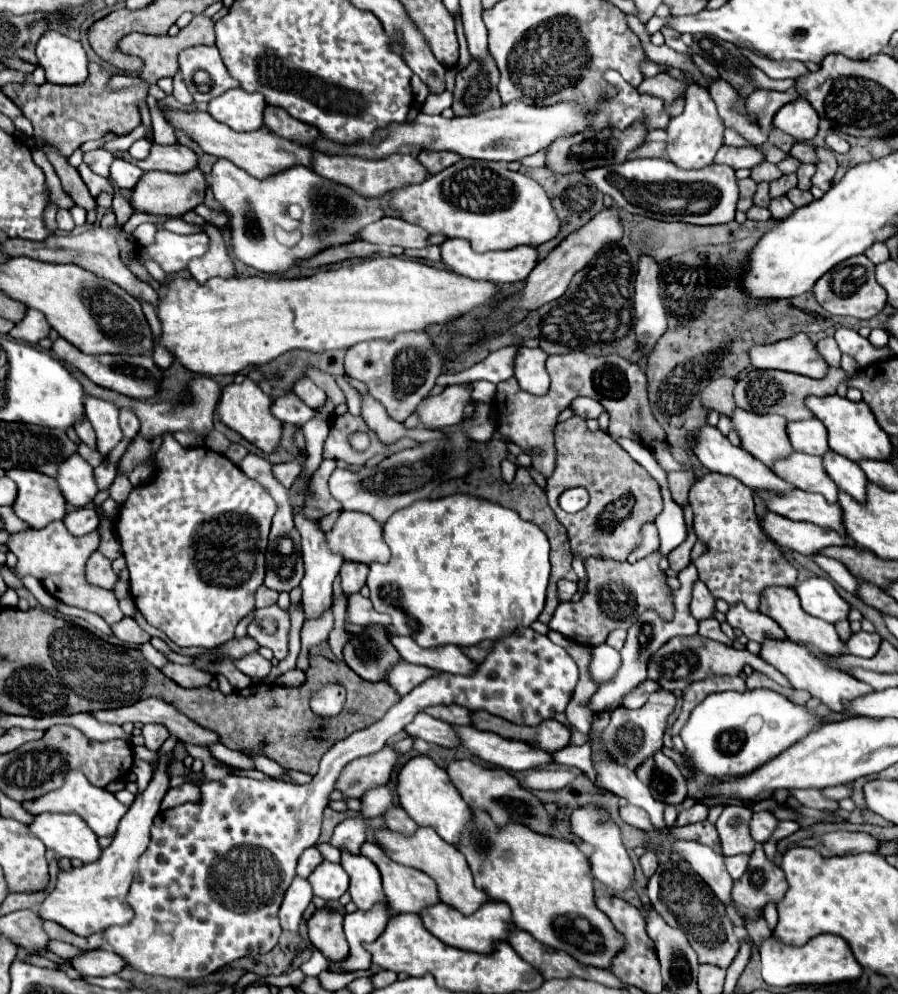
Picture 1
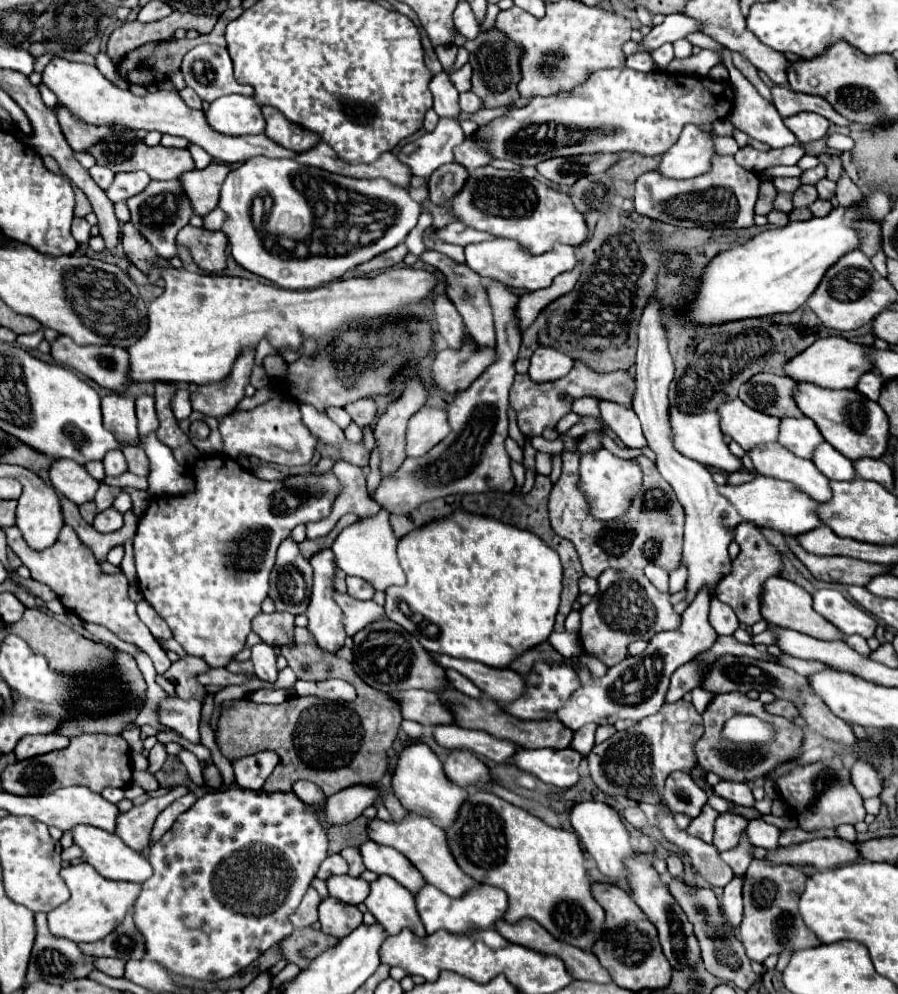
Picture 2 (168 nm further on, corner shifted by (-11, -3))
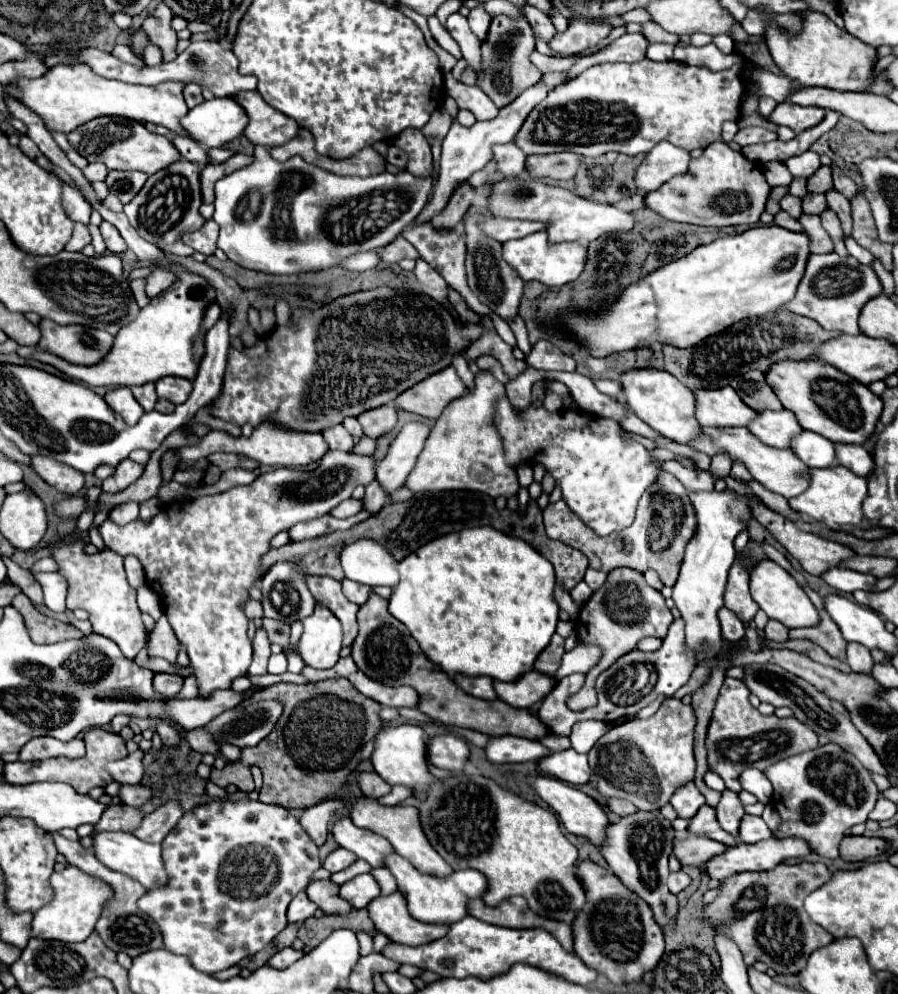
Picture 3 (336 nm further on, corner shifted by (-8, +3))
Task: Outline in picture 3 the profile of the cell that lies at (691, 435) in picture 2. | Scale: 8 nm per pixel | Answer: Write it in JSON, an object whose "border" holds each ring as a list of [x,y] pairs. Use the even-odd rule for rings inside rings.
{"border":[[[630,369],[620,375],[620,385],[628,407],[660,435],[678,443],[688,443],[688,439],[696,437],[696,431],[700,431],[700,425],[694,419],[694,393],[670,373],[658,369]]]}

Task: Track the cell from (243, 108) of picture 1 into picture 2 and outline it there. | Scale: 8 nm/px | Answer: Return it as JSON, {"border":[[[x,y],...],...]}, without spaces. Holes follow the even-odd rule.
{"border":[[[225,95],[209,105],[205,113],[209,125],[225,135],[259,135],[265,133],[261,105],[253,97]]]}

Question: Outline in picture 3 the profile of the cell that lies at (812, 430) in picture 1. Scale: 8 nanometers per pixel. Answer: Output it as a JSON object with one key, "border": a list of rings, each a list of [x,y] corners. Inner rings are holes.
{"border":[[[780,409],[780,411],[762,411],[758,413],[756,419],[748,423],[748,431],[760,439],[762,443],[776,447],[776,449],[786,449],[792,435],[800,433],[802,427],[798,427],[796,417],[792,411]]]}

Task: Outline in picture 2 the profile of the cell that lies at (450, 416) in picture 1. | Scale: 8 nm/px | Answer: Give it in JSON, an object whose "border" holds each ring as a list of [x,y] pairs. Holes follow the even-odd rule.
{"border":[[[423,407],[409,421],[407,457],[421,457],[451,433],[445,407]]]}

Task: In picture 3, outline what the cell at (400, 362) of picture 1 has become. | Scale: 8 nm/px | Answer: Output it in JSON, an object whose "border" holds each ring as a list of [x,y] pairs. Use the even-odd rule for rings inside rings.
{"border":[[[374,481],[374,483],[370,483],[366,487],[366,493],[364,493],[364,499],[362,501],[364,501],[362,509],[368,511],[370,515],[376,515],[384,507],[386,495],[384,495],[384,491],[380,491],[380,485]]]}

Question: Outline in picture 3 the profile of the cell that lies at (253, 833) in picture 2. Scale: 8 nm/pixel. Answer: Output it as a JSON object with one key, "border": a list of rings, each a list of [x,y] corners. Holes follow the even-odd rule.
{"border":[[[218,799],[212,801],[208,805],[200,805],[196,809],[192,809],[190,813],[184,813],[184,817],[180,819],[178,827],[174,831],[168,833],[168,837],[162,841],[162,859],[166,863],[166,871],[168,871],[168,885],[164,887],[156,887],[150,889],[138,903],[138,907],[148,913],[160,927],[160,931],[164,931],[164,947],[176,955],[186,955],[192,965],[202,971],[202,973],[218,973],[224,971],[236,963],[240,963],[244,957],[258,953],[262,947],[266,947],[286,925],[286,909],[290,905],[290,901],[296,897],[296,893],[304,891],[306,885],[312,881],[312,875],[316,869],[320,869],[320,859],[318,859],[318,847],[308,839],[308,833],[300,827],[298,819],[294,815],[290,815],[288,809],[280,807],[280,805],[264,805],[260,801],[250,801],[250,799],[240,799],[240,801],[232,801],[232,799]]]}

